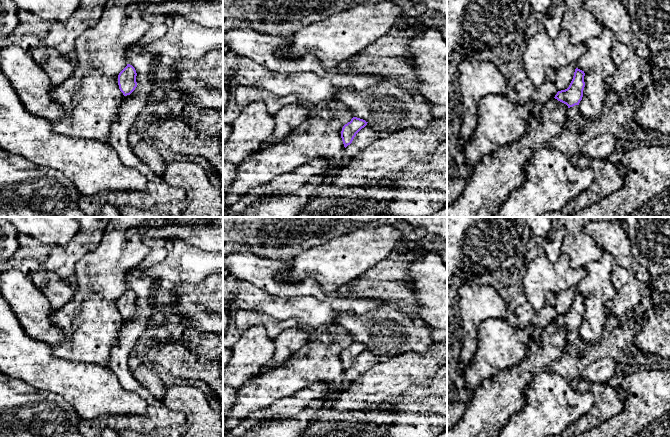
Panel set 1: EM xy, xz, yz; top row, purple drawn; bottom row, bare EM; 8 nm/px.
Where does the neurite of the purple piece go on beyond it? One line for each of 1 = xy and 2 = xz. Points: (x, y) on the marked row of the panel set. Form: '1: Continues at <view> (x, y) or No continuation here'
1: No continuation here
2: No continuation here

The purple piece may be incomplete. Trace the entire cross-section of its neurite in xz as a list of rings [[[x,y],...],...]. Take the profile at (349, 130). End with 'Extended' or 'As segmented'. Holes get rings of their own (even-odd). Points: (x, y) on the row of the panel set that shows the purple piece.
[[[353,117],[350,122],[343,126],[341,131],[341,138],[345,148],[352,143],[356,134],[362,128],[364,128],[367,125],[367,123],[368,122],[366,122],[363,119]]]. As segmented

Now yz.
[[[576,68],[569,87],[565,90],[558,91],[554,98],[566,104],[568,108],[579,105],[585,87],[584,76],[584,71]]]. As segmented

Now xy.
[[[127,64],[127,66],[118,75],[118,85],[124,96],[130,95],[137,87],[135,68]]]. As segmented

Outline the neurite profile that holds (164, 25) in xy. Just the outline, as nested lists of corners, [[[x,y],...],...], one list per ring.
[[[144,11],[142,16],[150,24],[148,32],[136,43],[143,47],[154,40],[164,37],[173,23],[172,16],[168,15],[153,15]]]

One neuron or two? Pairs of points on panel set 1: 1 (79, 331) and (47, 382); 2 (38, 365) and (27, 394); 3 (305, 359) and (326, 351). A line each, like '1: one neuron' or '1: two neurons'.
1: two neurons
2: two neurons
3: one neuron

